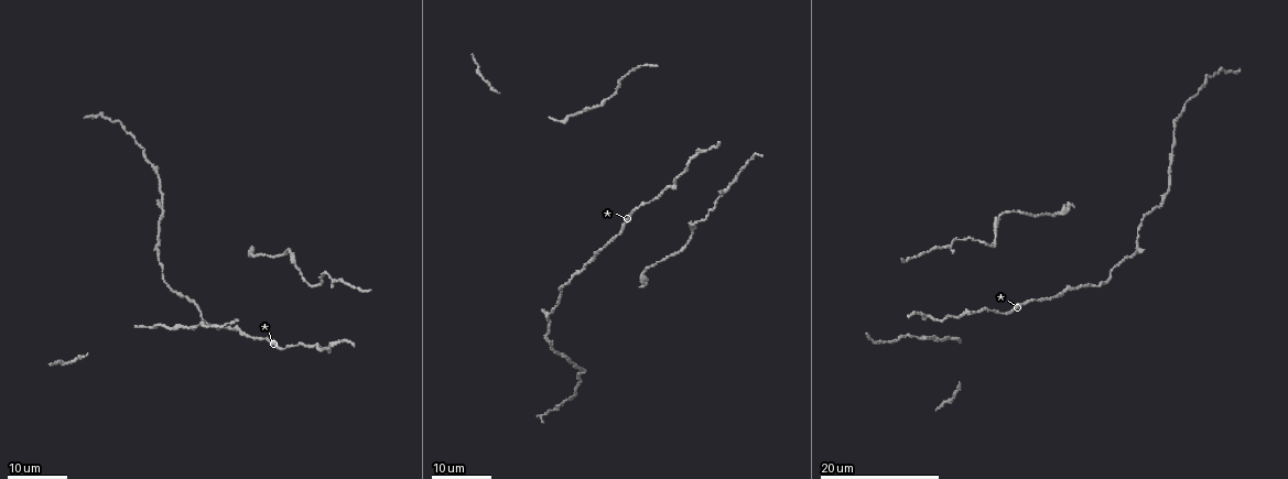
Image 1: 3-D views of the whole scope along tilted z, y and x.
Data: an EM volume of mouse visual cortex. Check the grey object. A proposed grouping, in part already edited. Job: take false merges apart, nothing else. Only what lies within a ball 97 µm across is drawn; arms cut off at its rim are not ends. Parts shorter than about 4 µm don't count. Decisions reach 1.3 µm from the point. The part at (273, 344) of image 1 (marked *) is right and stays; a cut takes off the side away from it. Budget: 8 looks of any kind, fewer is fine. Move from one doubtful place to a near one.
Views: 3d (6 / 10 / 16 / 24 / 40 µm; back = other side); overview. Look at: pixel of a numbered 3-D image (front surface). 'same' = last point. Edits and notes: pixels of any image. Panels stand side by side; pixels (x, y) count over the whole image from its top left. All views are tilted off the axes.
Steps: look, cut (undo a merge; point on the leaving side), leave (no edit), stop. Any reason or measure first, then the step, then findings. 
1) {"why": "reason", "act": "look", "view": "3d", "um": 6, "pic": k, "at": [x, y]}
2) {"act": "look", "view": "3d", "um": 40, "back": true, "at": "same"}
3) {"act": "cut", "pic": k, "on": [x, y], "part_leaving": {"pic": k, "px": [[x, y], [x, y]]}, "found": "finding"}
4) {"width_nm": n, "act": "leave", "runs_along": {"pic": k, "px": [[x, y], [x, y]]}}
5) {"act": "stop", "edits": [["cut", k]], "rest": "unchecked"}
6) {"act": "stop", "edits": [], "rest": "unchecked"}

{"why": "three arms meet", "act": "look", "view": "3d", "um": 24, "pic": 1, "at": [724, 193]}

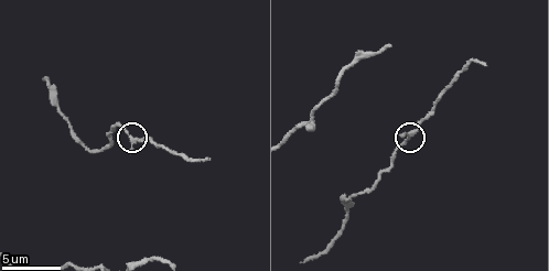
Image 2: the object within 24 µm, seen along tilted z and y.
{"act": "look", "view": "3d", "um": 6, "pic": 2, "at": [409, 134]}

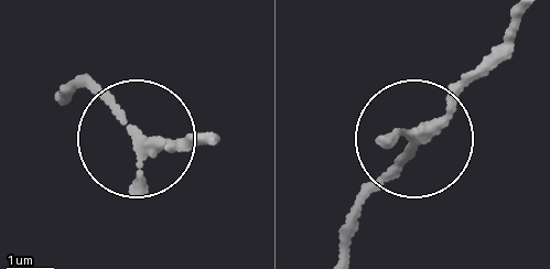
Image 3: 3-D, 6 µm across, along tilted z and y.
{"act": "leave", "found": "one cell here"}

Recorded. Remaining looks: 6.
{"why": "thin neck", "act": "look", "view": "3d", "um": 16, "pic": 1, "at": [569, 114]}

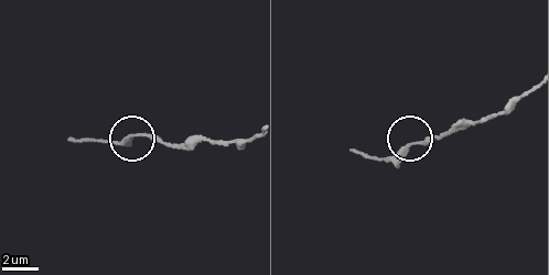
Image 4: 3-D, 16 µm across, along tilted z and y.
{"act": "look", "view": "3d", "um": 6, "pic": 4, "at": [415, 143]}

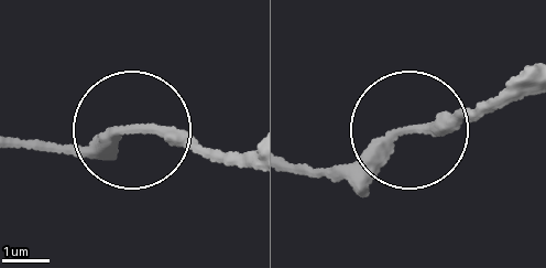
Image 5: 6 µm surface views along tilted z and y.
{"act": "leave", "runs_along": {"pic": 5, "px": [[249, 153], [210, 157], [149, 131], [56, 149]]}, "found": "continuous, no second cell"}

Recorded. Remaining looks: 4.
{"act": "look", "view": "3d", "um": 16, "pic": 2, "at": [355, 56]}

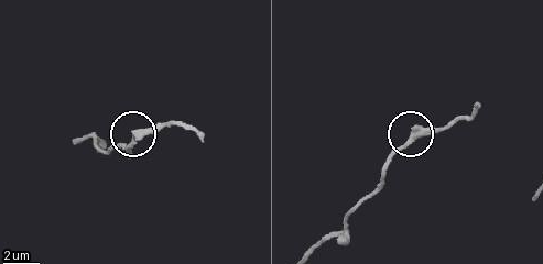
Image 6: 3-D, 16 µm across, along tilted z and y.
{"act": "look", "view": "3d", "um": 6, "pic": 6, "at": [413, 135]}

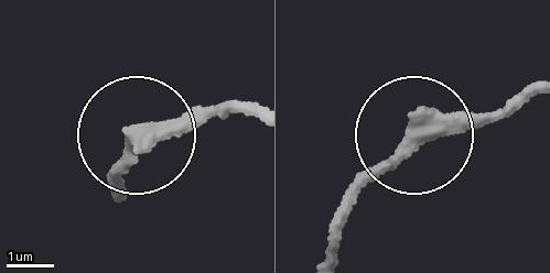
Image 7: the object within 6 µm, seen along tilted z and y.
{"act": "leave", "found": "all the same cell"}

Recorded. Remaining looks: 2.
{"why": "small branch off a trunk", "act": "look", "view": "3d", "um": 16, "pic": 2, "at": [348, 209]}

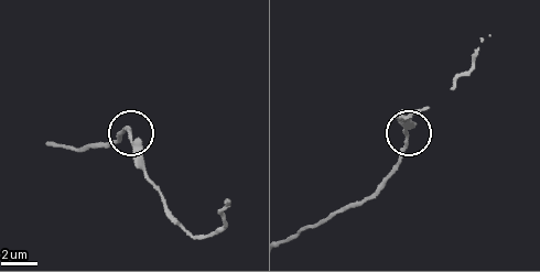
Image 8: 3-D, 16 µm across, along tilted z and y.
{"act": "leave", "found": "continuous, no second cell"}

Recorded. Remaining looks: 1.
{"act": "stop", "edits": [], "rest": "unchecked"}

